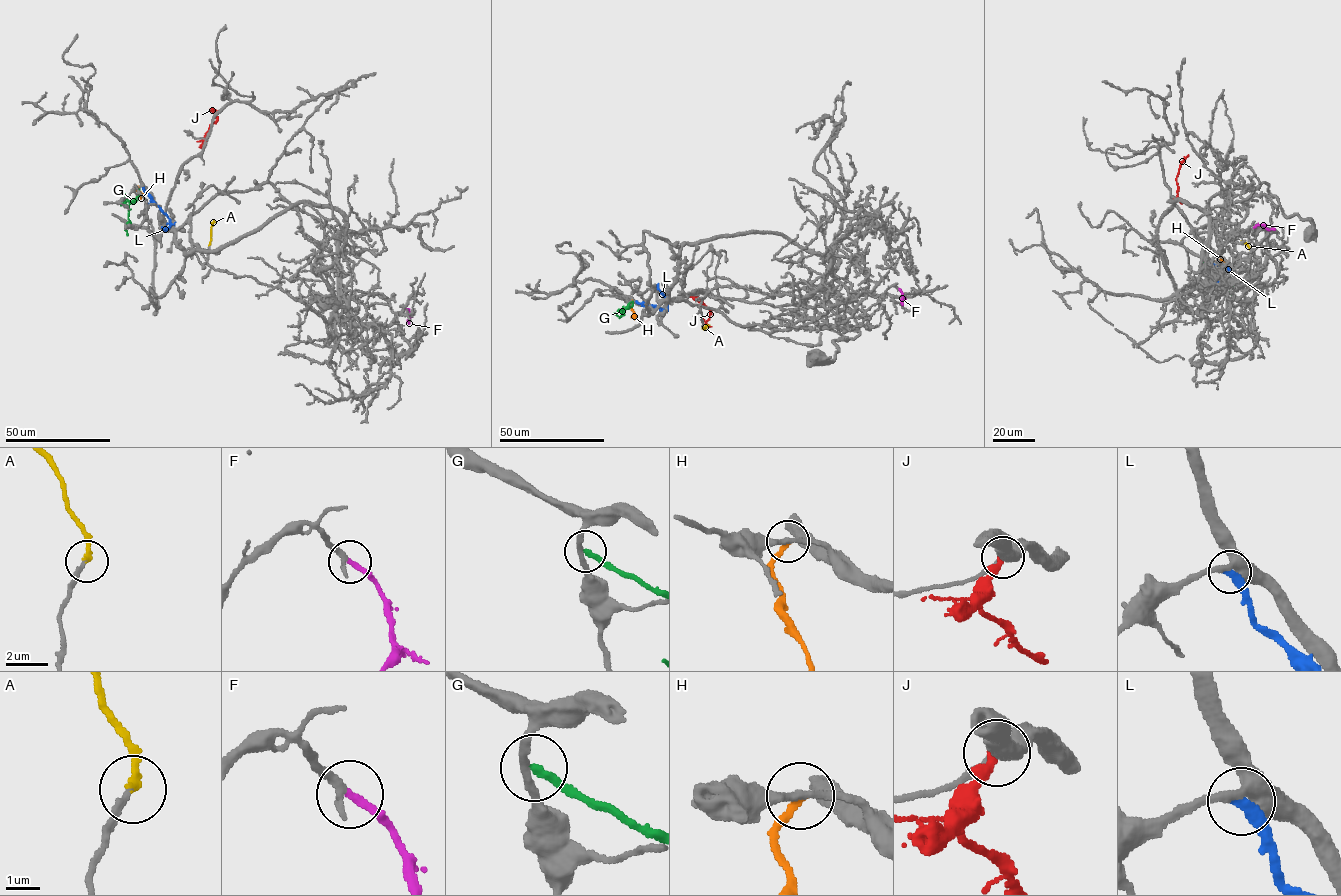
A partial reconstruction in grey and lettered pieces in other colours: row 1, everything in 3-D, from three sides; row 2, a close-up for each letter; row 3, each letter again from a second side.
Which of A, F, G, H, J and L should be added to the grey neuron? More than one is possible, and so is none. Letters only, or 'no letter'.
A, F

